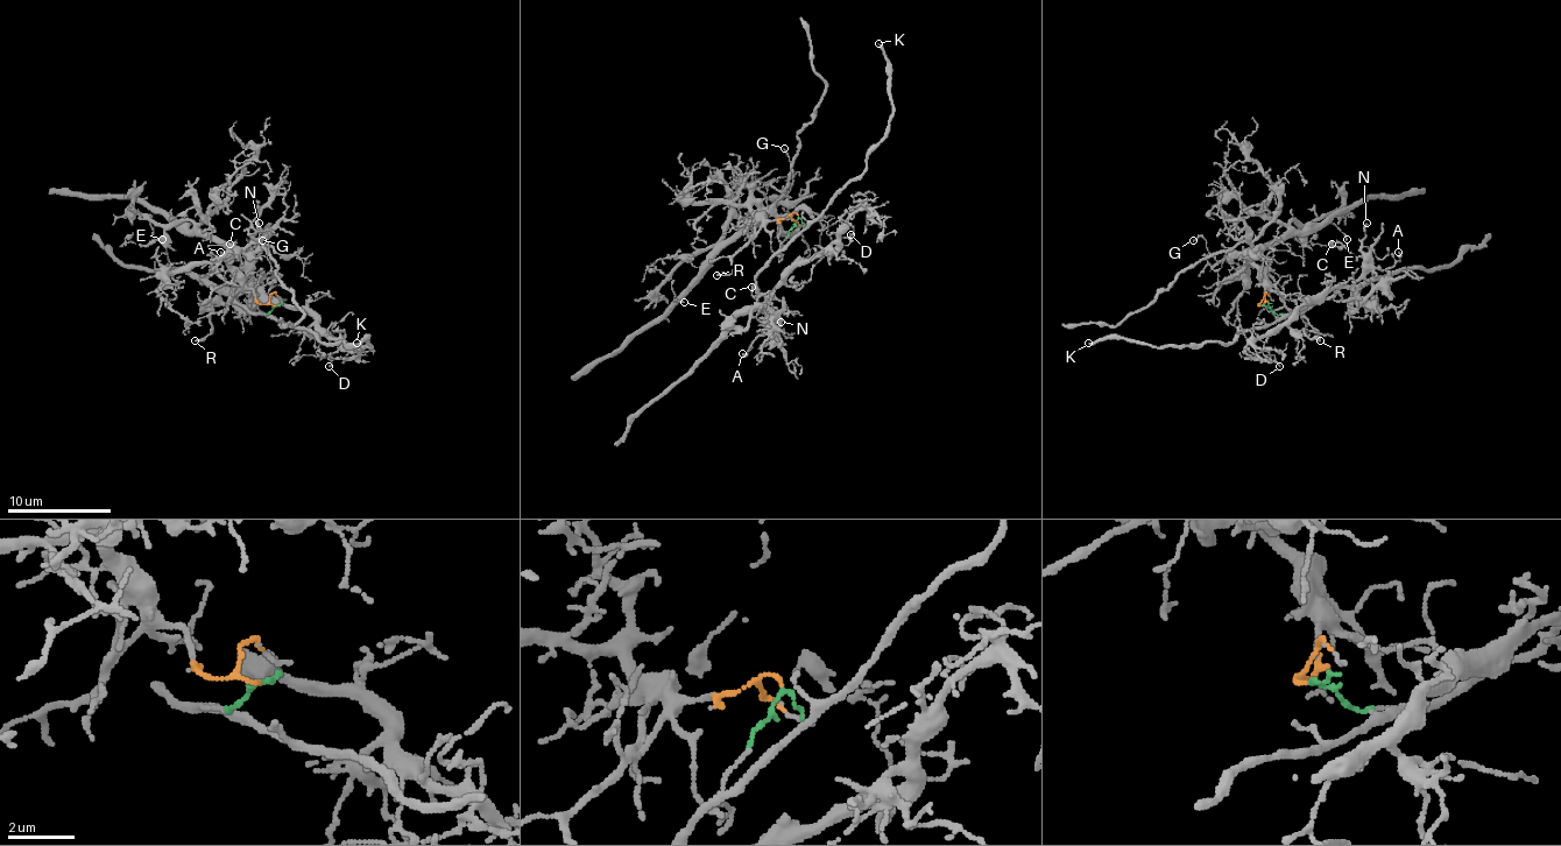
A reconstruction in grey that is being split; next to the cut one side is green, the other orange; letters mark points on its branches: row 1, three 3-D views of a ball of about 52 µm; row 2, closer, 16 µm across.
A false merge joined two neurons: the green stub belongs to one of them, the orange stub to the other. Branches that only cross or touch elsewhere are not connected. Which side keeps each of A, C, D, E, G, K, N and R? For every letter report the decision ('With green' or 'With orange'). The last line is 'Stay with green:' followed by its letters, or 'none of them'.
A: With green
C: With green
D: With green
E: With orange
G: With orange
K: With green
N: With green
R: With orange
Stay with green: A, C, D, K, N

